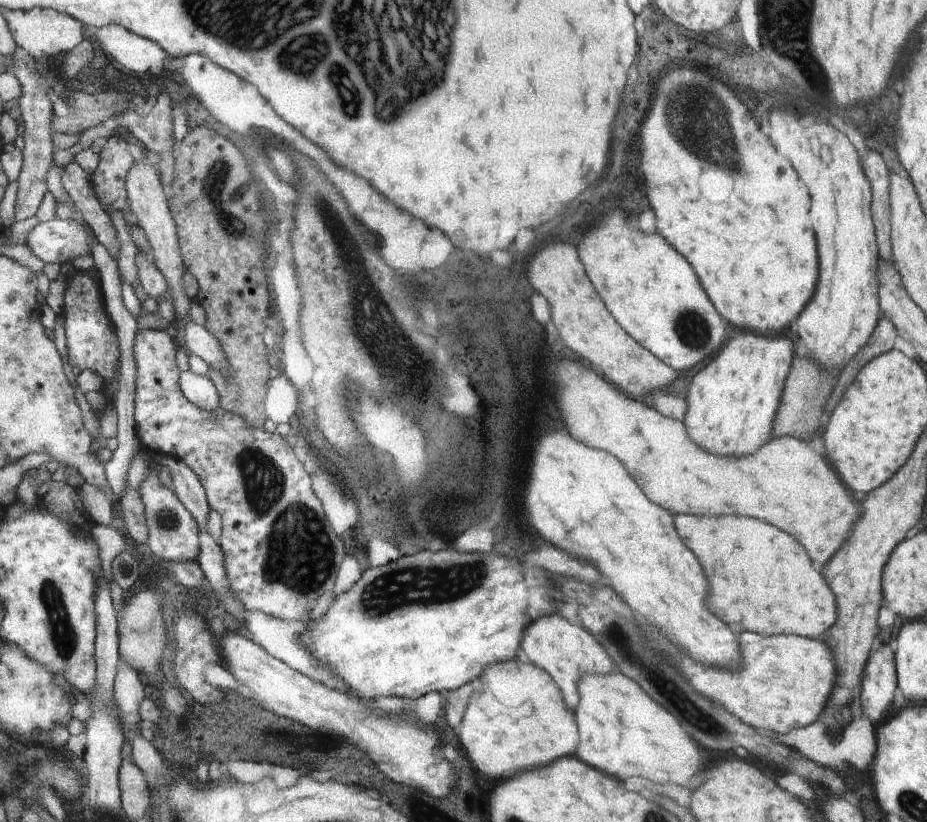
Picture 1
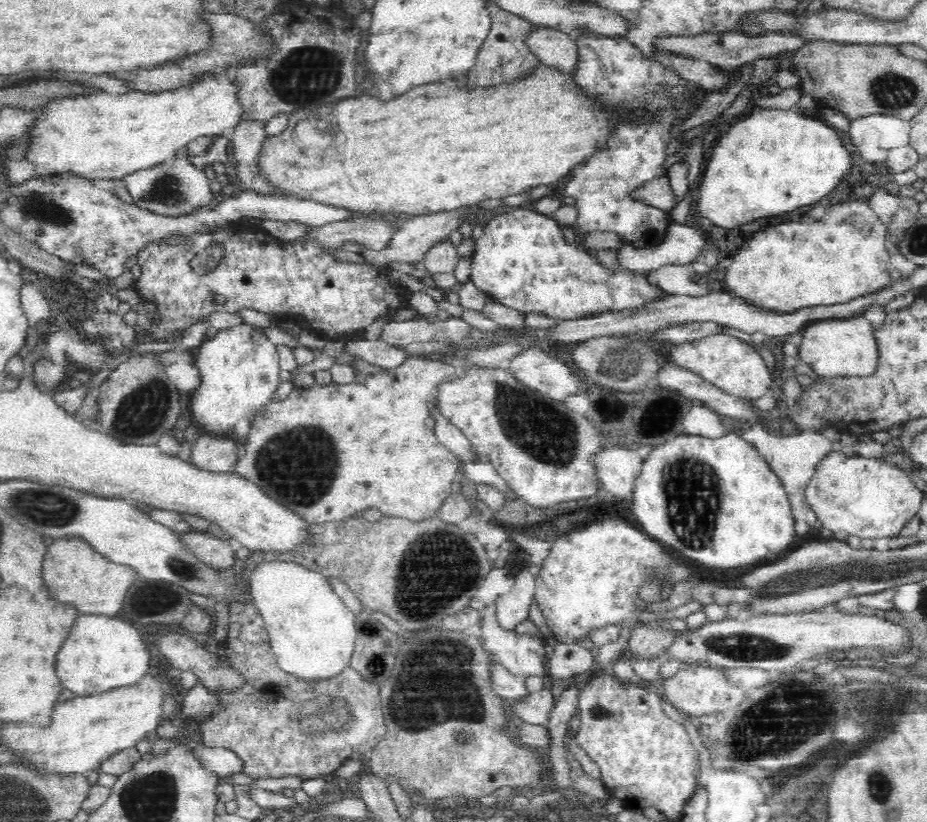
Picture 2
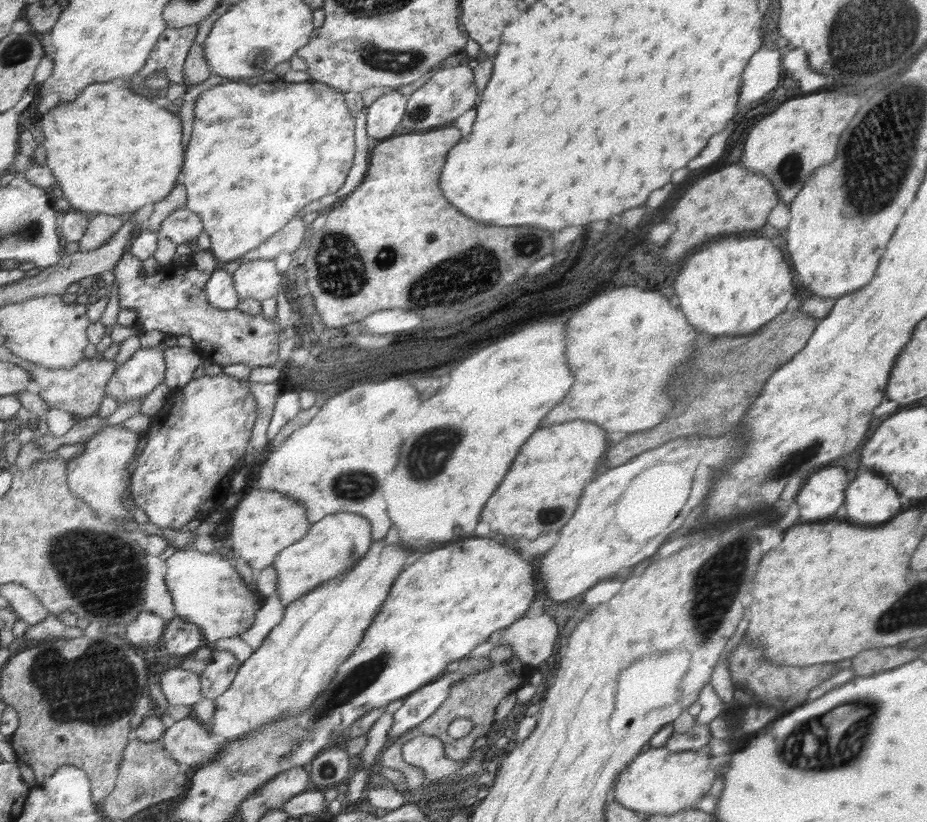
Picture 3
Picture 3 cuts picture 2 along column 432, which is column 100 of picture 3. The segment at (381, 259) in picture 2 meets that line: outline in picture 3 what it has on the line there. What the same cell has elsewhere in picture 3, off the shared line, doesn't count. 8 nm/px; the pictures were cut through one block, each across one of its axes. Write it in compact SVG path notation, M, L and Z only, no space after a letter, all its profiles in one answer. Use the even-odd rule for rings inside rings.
M96 214L86 236L80 240L80 251L92 252L109 243L123 229L127 221L128 217L123 215Z

